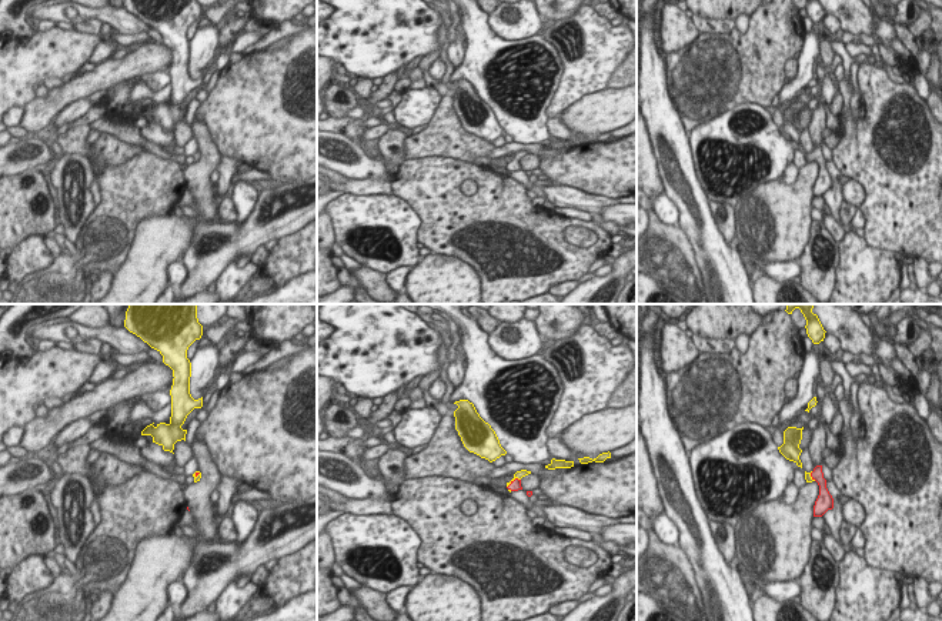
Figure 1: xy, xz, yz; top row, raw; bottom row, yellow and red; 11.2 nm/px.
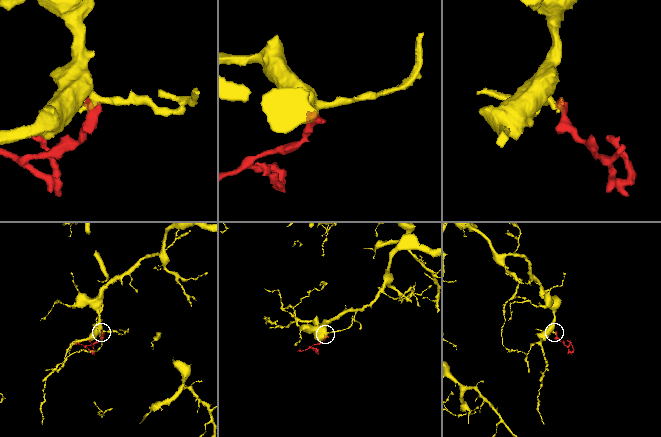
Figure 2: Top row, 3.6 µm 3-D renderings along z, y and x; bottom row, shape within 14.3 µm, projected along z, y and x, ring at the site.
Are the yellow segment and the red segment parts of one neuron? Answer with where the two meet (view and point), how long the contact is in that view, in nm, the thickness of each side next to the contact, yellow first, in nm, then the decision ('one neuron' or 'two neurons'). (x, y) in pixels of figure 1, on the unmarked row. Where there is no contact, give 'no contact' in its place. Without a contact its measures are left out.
meets yellow in xz at (510, 163); contact 200 nm long; 90 nm thick on the yellow side, 120 nm on the other; one neuron

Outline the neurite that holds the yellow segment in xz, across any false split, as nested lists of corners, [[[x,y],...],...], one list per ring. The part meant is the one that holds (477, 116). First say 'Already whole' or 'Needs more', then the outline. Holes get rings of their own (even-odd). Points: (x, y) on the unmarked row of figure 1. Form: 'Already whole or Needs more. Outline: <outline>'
Already whole. Outline: [[[460,80],[454,84],[458,86],[454,91],[455,110],[470,133],[474,133],[490,143],[507,134],[501,127],[495,111],[480,97],[472,83]]]

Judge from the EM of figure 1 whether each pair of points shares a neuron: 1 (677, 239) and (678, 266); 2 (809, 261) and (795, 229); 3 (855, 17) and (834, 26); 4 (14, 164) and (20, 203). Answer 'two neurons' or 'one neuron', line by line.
1: one neuron
2: two neurons
3: two neurons
4: two neurons

